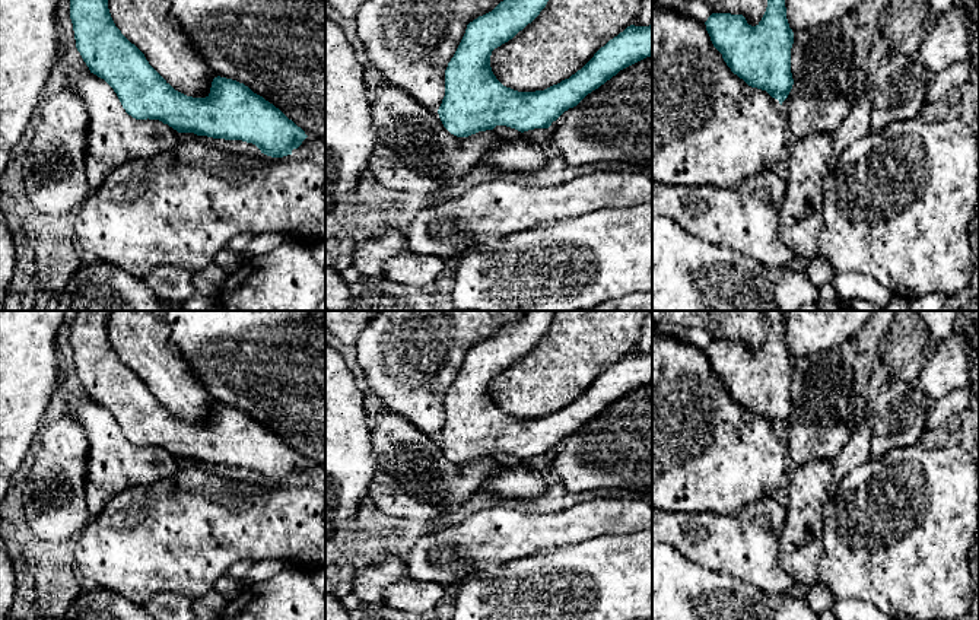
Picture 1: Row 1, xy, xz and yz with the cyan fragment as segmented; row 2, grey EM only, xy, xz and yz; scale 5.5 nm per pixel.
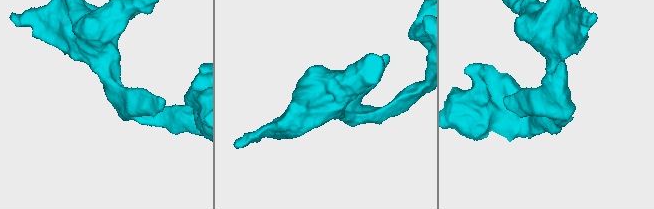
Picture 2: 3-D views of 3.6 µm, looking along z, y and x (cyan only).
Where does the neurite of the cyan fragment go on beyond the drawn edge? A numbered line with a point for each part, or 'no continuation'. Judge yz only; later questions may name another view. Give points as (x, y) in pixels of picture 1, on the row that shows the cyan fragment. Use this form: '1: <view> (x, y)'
no continuation

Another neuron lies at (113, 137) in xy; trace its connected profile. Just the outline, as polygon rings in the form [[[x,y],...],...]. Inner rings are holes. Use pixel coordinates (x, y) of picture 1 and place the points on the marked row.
[[[71,71],[67,86],[88,111],[85,169],[90,191],[118,166],[171,150],[179,133],[159,120],[136,120],[125,112],[114,89],[93,73]]]

